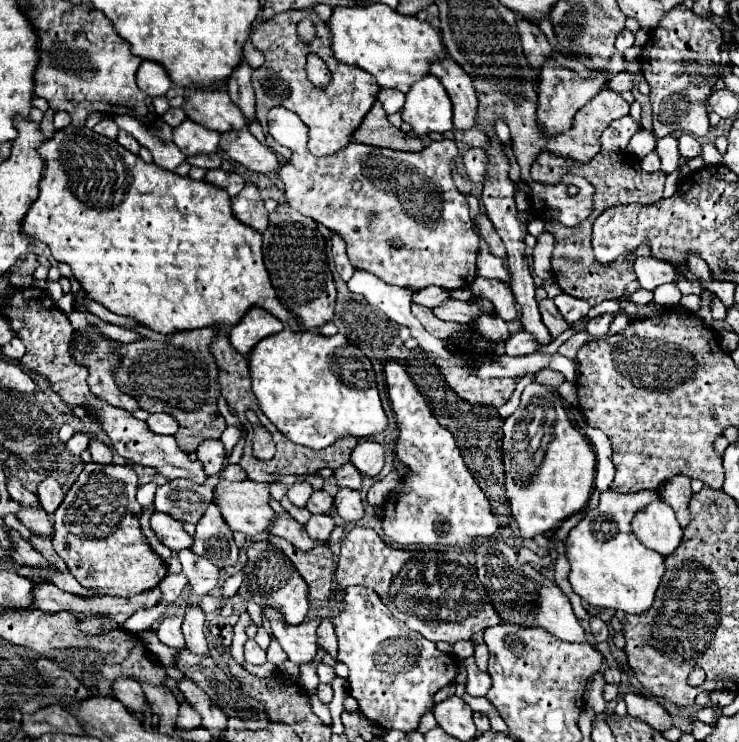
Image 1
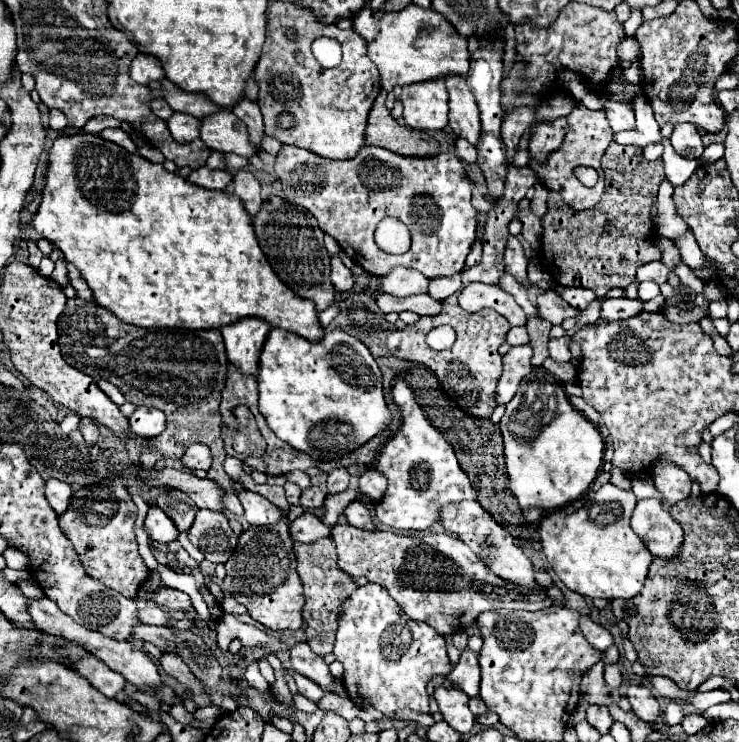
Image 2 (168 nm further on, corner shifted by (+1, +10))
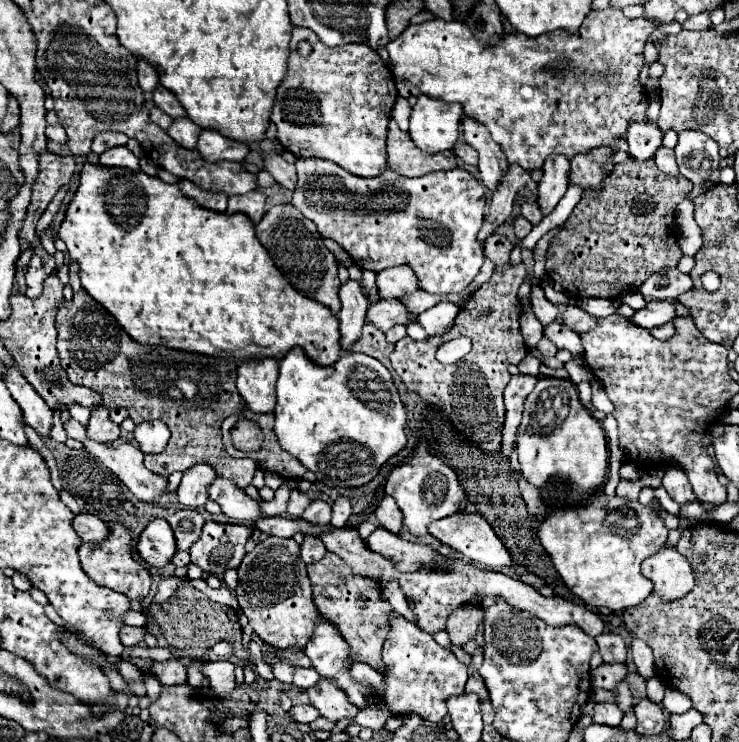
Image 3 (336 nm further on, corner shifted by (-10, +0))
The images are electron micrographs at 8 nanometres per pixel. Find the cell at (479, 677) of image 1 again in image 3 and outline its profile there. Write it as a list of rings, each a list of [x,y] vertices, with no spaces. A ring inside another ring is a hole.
[[[478,646],[476,652],[472,654],[472,662],[468,666],[468,682],[466,682],[466,692],[474,692],[478,694],[480,700],[488,700],[488,690],[484,688],[484,682],[480,680],[480,674],[478,674],[478,668],[482,664],[482,648]]]

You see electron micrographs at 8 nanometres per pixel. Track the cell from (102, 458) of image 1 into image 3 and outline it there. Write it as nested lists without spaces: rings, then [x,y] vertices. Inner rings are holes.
[[[102,404],[92,406],[86,430],[88,430],[88,436],[92,436],[92,440],[104,442],[104,444],[110,444],[120,436],[120,426],[110,422],[108,410]]]

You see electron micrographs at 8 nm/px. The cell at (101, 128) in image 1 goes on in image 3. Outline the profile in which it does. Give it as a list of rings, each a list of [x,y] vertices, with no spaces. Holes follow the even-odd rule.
[[[100,132],[94,142],[92,142],[92,152],[96,154],[102,154],[106,152],[108,148],[114,148],[114,146],[124,146],[128,142],[128,136],[120,134],[120,132]]]

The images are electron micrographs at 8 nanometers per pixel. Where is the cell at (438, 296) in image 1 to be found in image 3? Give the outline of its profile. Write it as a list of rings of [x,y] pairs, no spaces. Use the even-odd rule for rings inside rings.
[[[396,266],[396,268],[378,272],[376,286],[382,298],[400,298],[400,296],[406,296],[408,292],[418,290],[412,268],[404,268],[404,266]]]

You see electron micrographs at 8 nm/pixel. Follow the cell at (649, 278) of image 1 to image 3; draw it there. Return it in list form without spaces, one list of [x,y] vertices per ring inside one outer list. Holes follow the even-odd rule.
[[[668,268],[664,272],[652,274],[642,286],[640,294],[652,296],[656,300],[676,300],[680,294],[692,288],[692,278],[678,268]]]

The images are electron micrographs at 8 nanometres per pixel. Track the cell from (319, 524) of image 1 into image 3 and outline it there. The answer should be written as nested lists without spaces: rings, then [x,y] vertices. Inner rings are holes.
[[[306,536],[300,546],[300,552],[302,552],[300,558],[304,560],[304,564],[314,564],[324,558],[326,548],[324,548],[324,544],[320,544],[320,540],[316,536]]]

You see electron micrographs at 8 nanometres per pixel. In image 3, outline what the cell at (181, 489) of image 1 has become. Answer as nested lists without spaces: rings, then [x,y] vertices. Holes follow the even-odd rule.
[[[178,510],[168,518],[168,524],[174,530],[176,548],[188,550],[200,536],[204,518],[196,510]]]

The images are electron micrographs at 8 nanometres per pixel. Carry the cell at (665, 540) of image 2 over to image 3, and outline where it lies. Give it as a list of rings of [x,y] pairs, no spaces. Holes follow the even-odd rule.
[[[664,546],[658,554],[642,562],[642,574],[652,580],[654,592],[664,602],[674,602],[684,598],[694,588],[694,576],[688,560],[672,548]]]

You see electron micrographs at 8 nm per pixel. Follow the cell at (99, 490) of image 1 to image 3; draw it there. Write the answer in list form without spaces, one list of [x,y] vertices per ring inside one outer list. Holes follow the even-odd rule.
[[[112,524],[110,526],[110,536],[104,544],[98,544],[98,546],[82,544],[78,554],[80,554],[82,570],[98,586],[106,586],[114,592],[120,592],[120,594],[128,596],[130,600],[142,600],[150,592],[152,576],[142,566],[142,562],[136,558],[136,554],[132,554],[132,538],[130,538],[130,532],[122,524]]]

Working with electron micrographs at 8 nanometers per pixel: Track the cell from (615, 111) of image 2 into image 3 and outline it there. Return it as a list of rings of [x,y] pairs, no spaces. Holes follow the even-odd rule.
[[[654,122],[632,124],[632,128],[628,128],[630,156],[640,162],[652,160],[656,156],[656,150],[662,146],[662,138],[664,132]]]

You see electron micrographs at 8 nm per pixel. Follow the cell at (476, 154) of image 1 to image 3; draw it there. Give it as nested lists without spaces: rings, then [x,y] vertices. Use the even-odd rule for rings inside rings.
[[[458,144],[458,146],[454,146],[454,150],[452,150],[460,160],[464,160],[466,164],[470,164],[470,166],[476,166],[478,164],[478,152],[472,148],[472,146],[468,146],[468,144]]]

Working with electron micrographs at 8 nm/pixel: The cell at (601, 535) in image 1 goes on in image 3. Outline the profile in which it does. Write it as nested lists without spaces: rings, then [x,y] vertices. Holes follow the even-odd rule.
[[[548,490],[546,494],[548,496],[542,496],[542,500],[554,510],[538,522],[536,534],[542,548],[548,552],[556,572],[564,580],[566,588],[572,594],[576,594],[580,600],[584,600],[588,606],[594,606],[594,608],[606,606],[614,612],[636,606],[642,600],[646,600],[652,592],[652,582],[640,574],[640,564],[644,558],[656,554],[656,550],[666,542],[666,534],[668,534],[668,528],[658,516],[658,510],[652,504],[644,506],[640,502],[632,502],[618,496],[610,498],[602,490],[592,494],[584,502],[582,500],[563,502],[564,498],[552,490]]]

